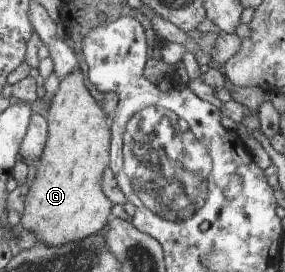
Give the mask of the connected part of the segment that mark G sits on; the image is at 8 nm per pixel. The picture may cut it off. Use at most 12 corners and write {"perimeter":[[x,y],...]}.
{"perimeter":[[74,68],[20,228],[48,246],[106,229],[110,130]]}

